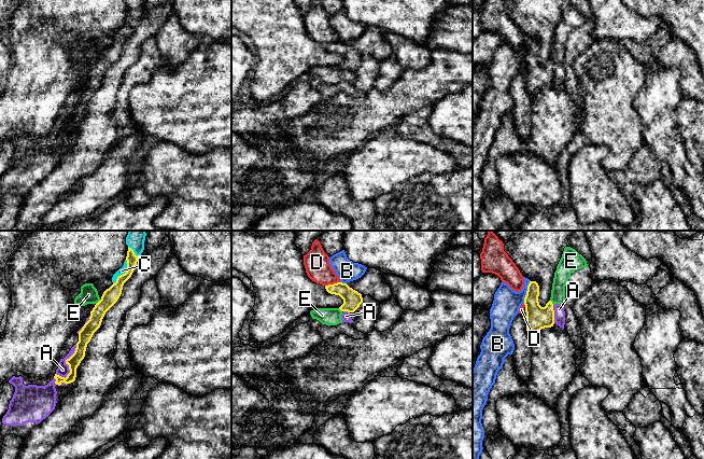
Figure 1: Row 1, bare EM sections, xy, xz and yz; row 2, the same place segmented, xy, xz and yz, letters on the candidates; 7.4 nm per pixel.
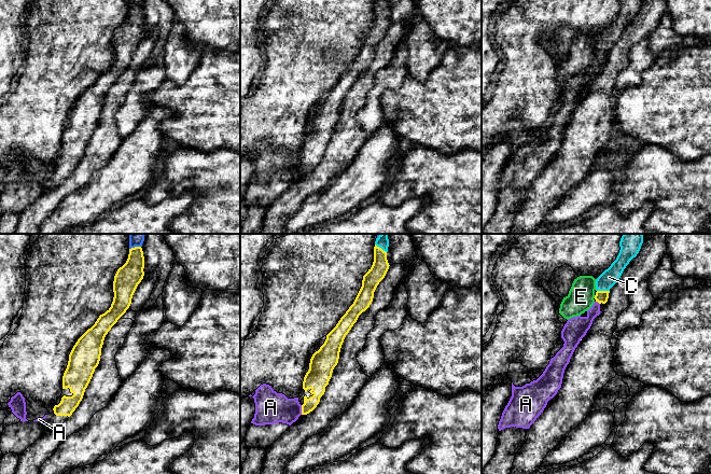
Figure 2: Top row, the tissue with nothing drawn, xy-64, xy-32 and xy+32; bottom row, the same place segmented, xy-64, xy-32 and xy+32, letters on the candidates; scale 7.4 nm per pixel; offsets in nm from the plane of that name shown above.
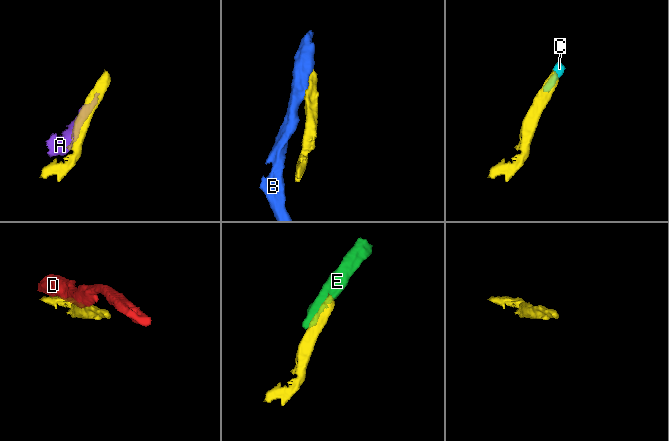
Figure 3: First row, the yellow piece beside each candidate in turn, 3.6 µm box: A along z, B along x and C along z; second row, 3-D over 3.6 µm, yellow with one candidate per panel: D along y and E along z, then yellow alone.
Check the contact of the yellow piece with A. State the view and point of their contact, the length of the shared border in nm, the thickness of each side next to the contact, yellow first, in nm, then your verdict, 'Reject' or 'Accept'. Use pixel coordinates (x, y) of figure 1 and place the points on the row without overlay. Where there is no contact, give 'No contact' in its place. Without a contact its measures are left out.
Touches yellow at xy (67, 122). Shared border 280 nm. Thickness 100 nm (yellow) against 90 nm. Reject

